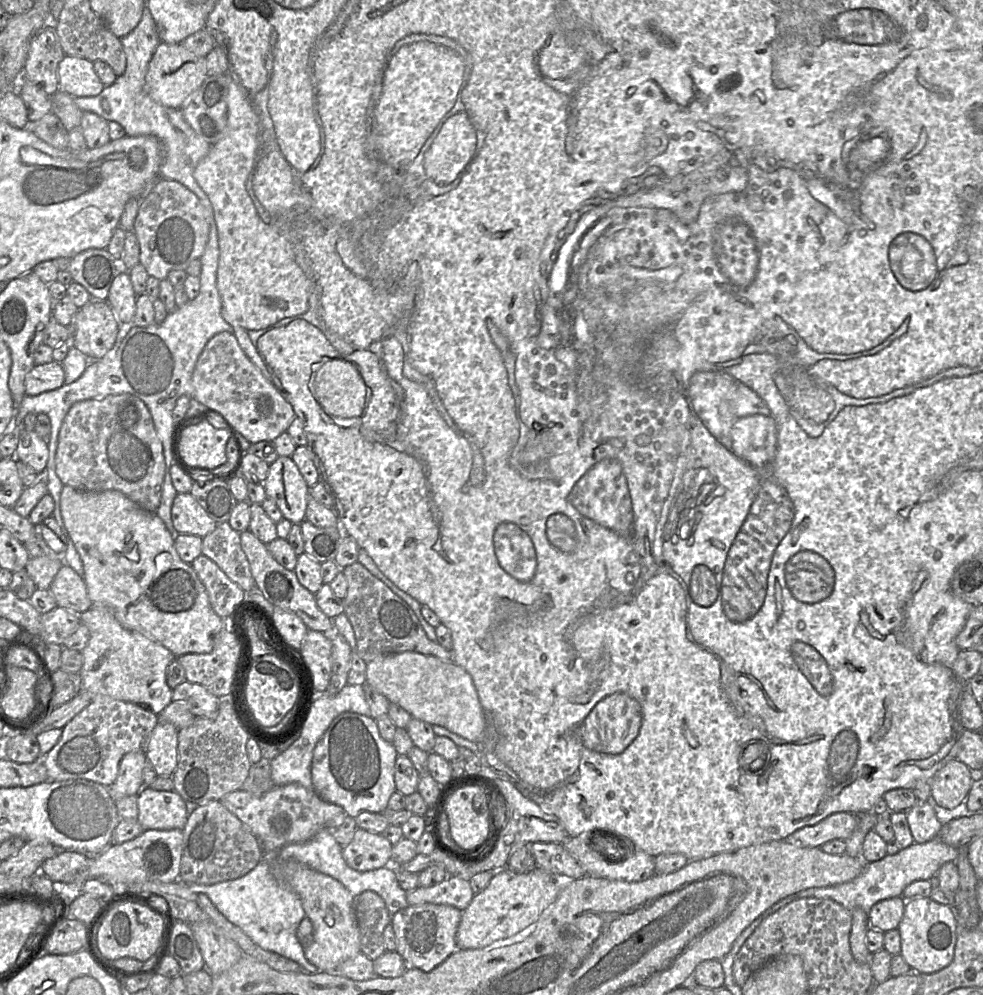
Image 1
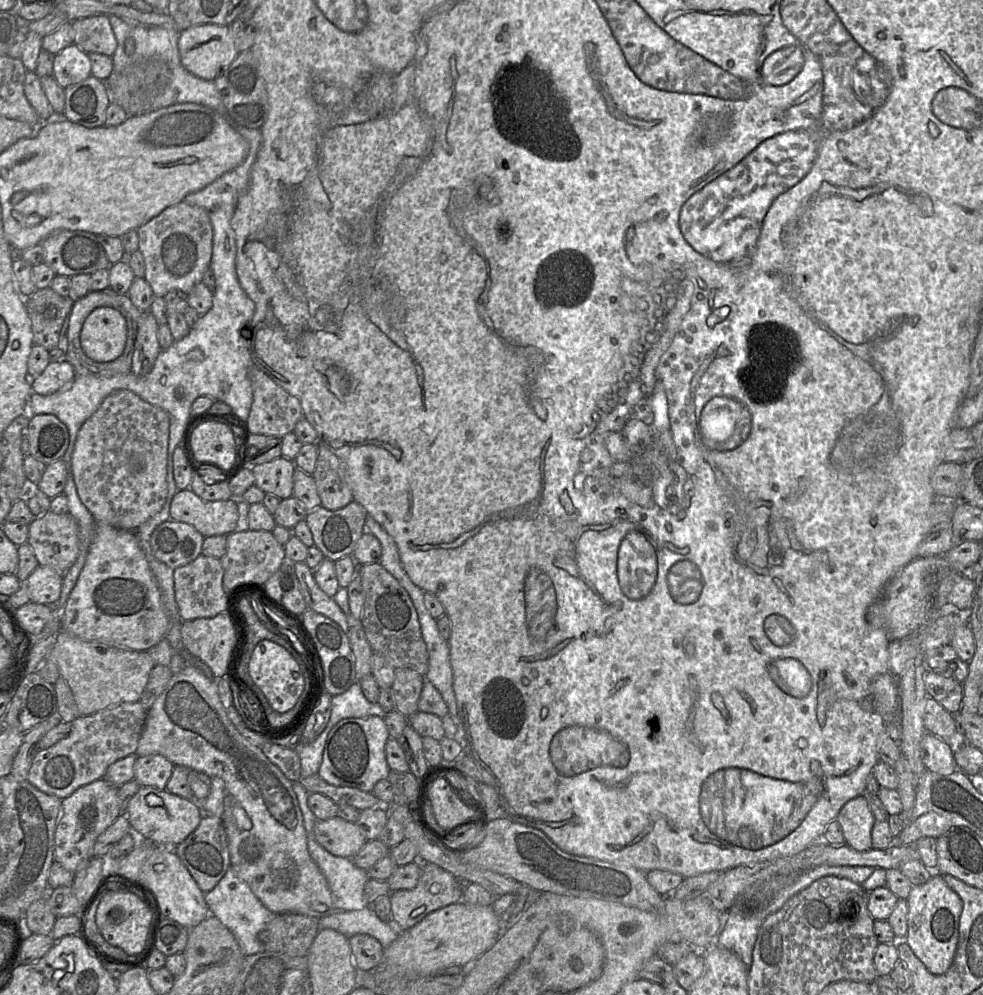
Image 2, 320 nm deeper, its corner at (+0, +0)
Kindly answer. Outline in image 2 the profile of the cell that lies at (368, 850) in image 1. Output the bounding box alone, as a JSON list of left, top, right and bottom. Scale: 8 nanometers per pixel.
[314,816,367,859]

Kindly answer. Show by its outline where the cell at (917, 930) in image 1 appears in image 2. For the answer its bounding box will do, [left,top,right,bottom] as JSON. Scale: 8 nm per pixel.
[905,872,963,974]

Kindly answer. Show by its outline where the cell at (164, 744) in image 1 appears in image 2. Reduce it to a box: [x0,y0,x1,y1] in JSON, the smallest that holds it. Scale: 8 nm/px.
[134,754,174,790]

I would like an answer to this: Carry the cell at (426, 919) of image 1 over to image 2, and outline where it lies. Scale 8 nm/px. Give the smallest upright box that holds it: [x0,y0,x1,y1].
[390,863,463,931]

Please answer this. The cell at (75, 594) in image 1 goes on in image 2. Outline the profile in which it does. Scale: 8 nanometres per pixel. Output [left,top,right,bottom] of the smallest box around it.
[21,565,62,606]

